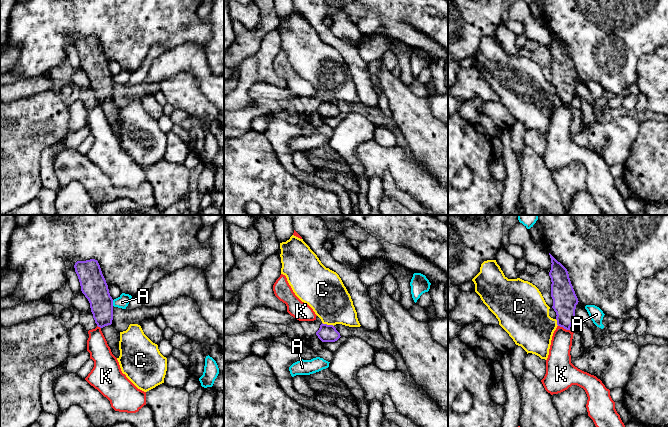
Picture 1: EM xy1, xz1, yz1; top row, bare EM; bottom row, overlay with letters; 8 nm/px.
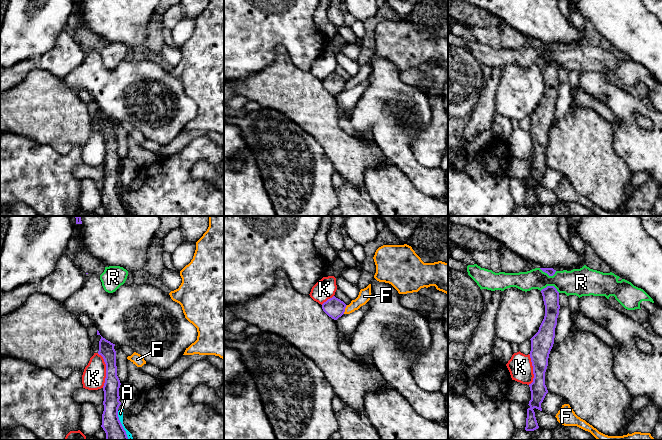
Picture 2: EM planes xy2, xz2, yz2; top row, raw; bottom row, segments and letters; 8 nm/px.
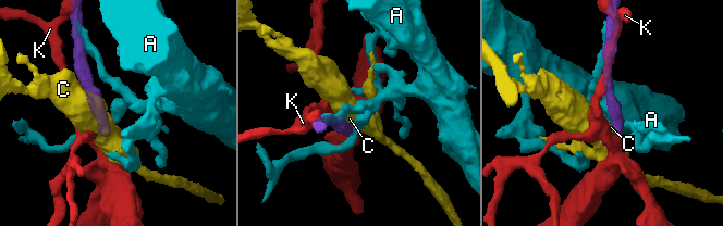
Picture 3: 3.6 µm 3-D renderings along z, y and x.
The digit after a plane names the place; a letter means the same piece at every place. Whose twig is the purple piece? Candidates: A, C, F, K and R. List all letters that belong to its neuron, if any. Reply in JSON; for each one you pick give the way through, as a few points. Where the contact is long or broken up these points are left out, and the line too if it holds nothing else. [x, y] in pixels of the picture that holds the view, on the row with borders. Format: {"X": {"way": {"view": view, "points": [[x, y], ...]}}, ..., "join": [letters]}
{"join": []}

